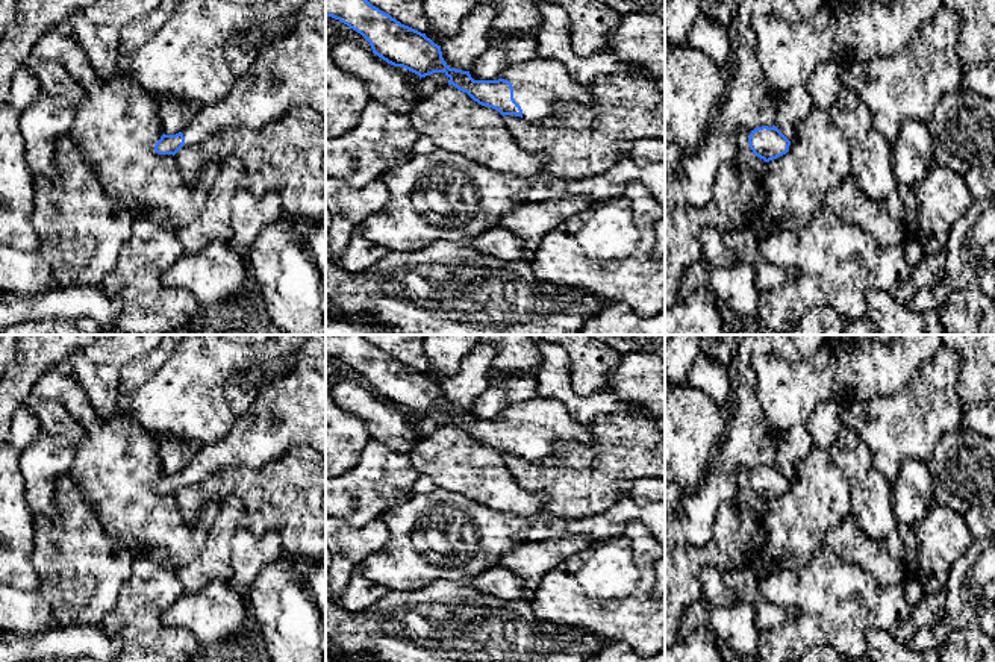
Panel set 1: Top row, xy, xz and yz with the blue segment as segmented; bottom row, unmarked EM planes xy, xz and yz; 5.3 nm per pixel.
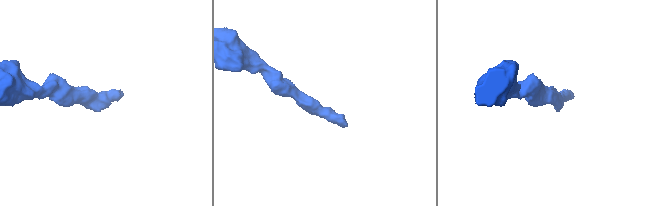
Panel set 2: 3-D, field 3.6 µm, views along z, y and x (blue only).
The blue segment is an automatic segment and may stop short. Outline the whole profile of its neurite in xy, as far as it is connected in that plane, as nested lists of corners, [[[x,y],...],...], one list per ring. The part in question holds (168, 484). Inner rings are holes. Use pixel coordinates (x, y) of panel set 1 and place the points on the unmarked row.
[[[312,335],[300,351],[300,361],[288,376],[264,385],[250,409],[239,417],[218,442],[203,442],[191,462],[176,474],[162,474],[154,485],[159,494],[176,494],[218,473],[259,470],[291,447],[315,448],[326,459],[326,335]]]

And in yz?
[[[762,465],[751,470],[748,483],[757,497],[769,501],[786,494],[791,480],[775,465]]]

